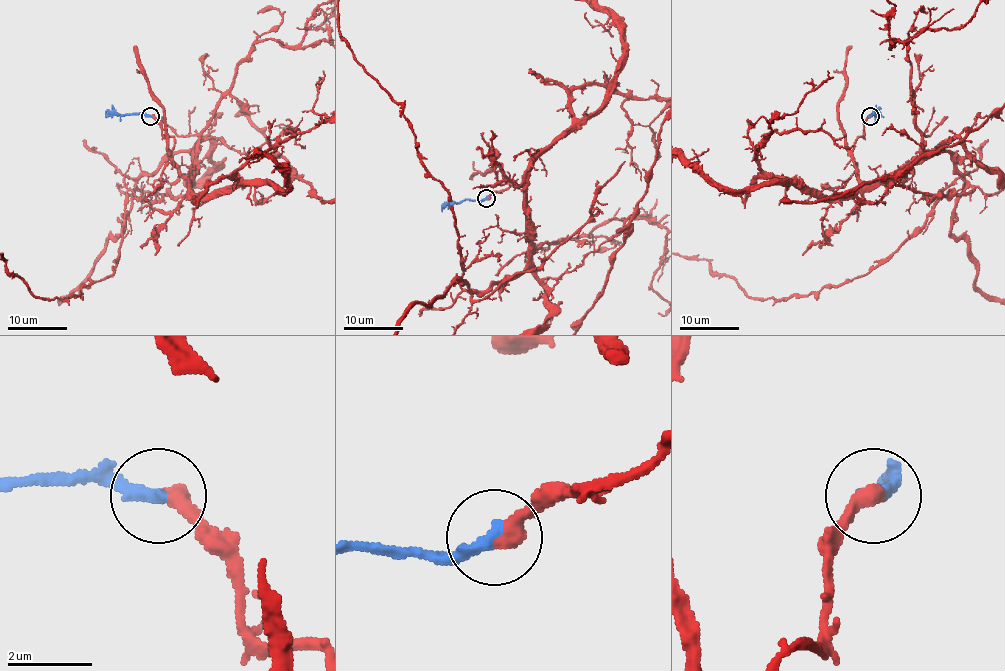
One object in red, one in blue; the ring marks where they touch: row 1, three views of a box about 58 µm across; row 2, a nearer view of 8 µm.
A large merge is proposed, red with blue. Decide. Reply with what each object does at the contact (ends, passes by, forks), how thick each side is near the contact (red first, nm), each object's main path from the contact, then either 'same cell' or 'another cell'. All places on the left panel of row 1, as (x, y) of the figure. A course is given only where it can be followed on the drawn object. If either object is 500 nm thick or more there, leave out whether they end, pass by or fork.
red ends; blue ends; calibres 440 and 360 nm; course red (150, 116), (174, 138), (171, 160), (190, 181), (183, 151), (145, 174), (125, 228), (80, 286); course blue (150, 116), (111, 115), (106, 117); same cell

